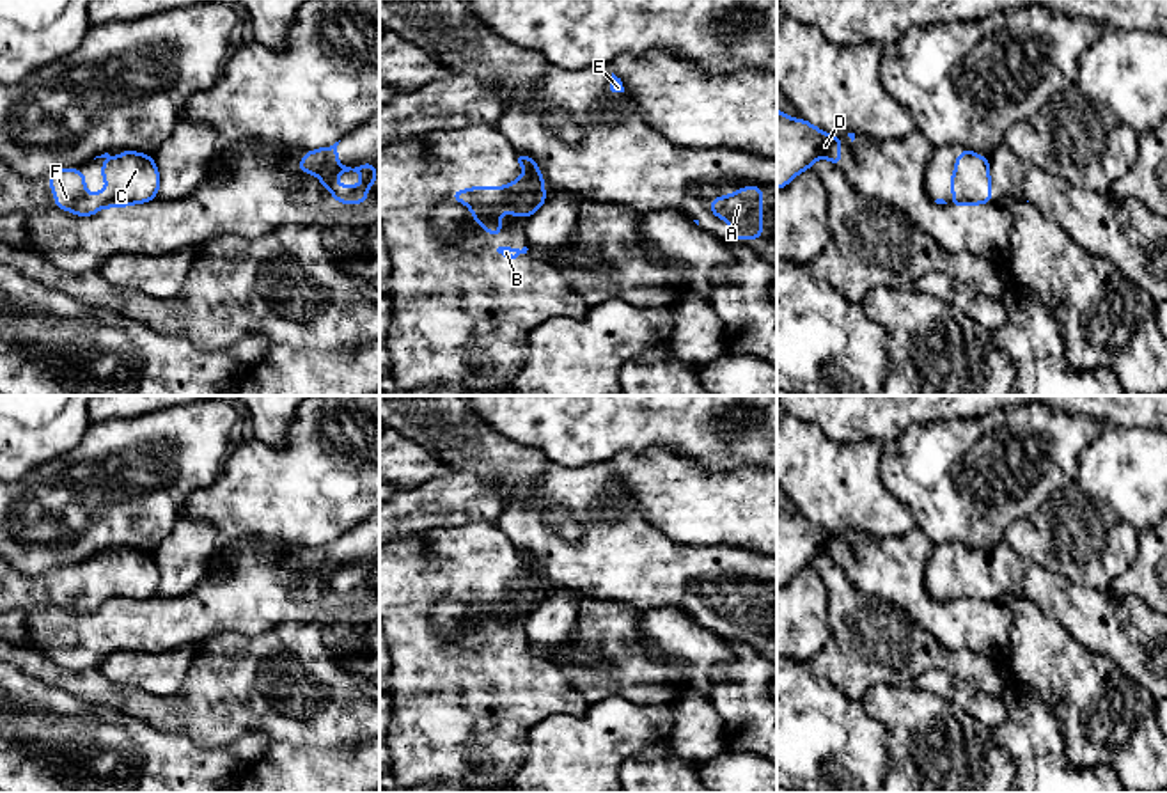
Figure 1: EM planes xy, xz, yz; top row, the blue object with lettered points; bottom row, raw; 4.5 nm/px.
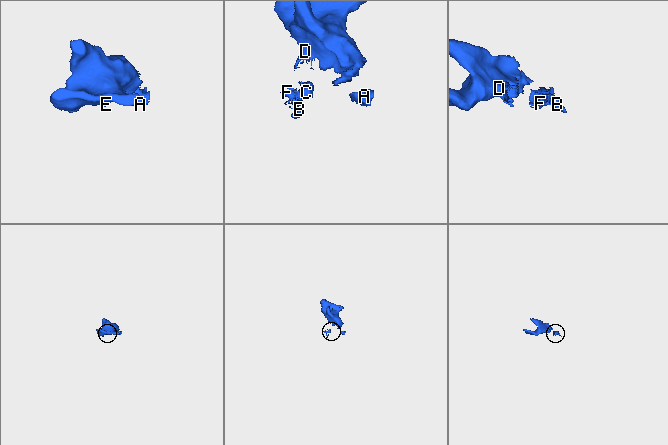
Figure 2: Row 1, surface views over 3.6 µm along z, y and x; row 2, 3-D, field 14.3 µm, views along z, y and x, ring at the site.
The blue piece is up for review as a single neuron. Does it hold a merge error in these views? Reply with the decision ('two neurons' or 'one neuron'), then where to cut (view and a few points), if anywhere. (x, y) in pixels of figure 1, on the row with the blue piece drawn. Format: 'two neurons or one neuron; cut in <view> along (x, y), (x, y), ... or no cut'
two neurons; cut in xz along (534, 171), (532, 178), (543, 196), (534, 197), (525, 213)

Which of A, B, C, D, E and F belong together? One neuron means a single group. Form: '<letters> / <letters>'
A D E / B C F

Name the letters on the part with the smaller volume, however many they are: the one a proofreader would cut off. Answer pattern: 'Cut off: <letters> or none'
Cut off: B, C, F

